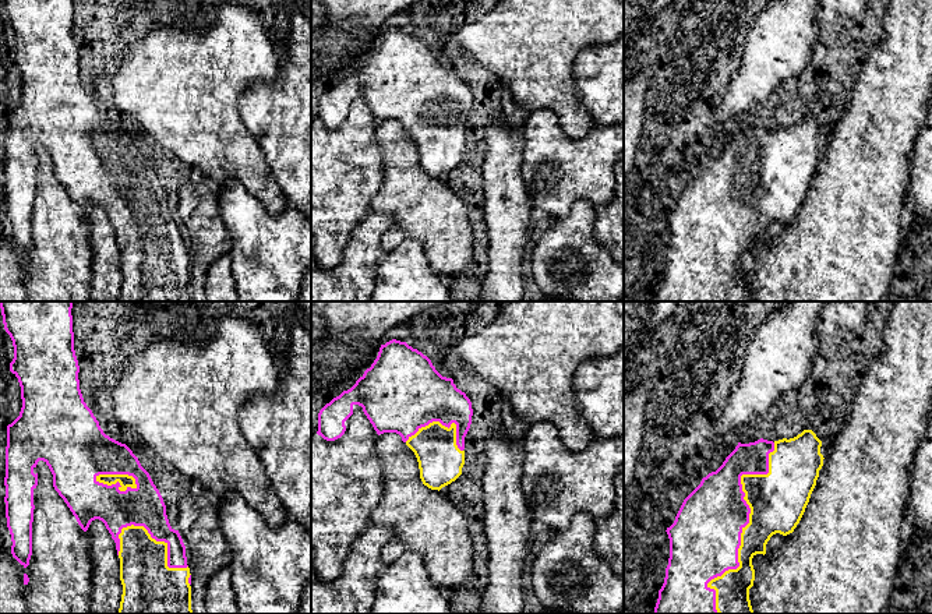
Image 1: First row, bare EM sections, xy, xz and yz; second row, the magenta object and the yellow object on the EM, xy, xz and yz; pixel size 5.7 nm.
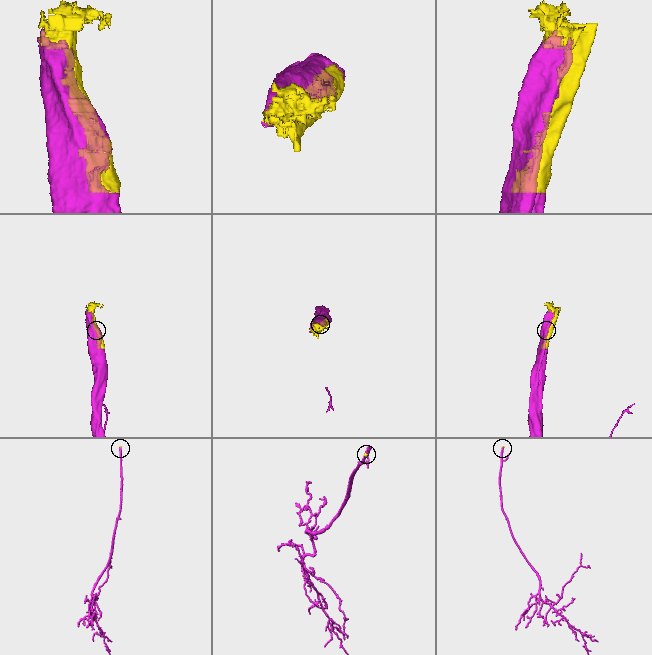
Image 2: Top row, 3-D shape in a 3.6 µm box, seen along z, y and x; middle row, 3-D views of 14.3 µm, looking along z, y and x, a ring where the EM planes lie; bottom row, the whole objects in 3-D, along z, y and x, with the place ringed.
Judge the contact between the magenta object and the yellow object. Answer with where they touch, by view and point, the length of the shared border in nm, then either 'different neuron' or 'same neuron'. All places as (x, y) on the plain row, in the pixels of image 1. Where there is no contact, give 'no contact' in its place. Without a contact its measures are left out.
meets magenta in yz at (748, 210); contact 1050 nm long; same neuron

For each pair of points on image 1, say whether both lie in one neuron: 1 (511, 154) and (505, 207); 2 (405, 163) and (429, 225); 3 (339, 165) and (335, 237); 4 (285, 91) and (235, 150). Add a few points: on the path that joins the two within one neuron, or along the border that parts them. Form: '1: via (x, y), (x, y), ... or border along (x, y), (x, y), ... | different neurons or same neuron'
1: via (509, 166), (509, 194) | same neuron
2: via (405, 179), (406, 191), (424, 210) | same neuron
3: via (335, 183), (335, 219) | same neuron
4: border along (237, 102), (242, 123), (265, 162) | different neurons

